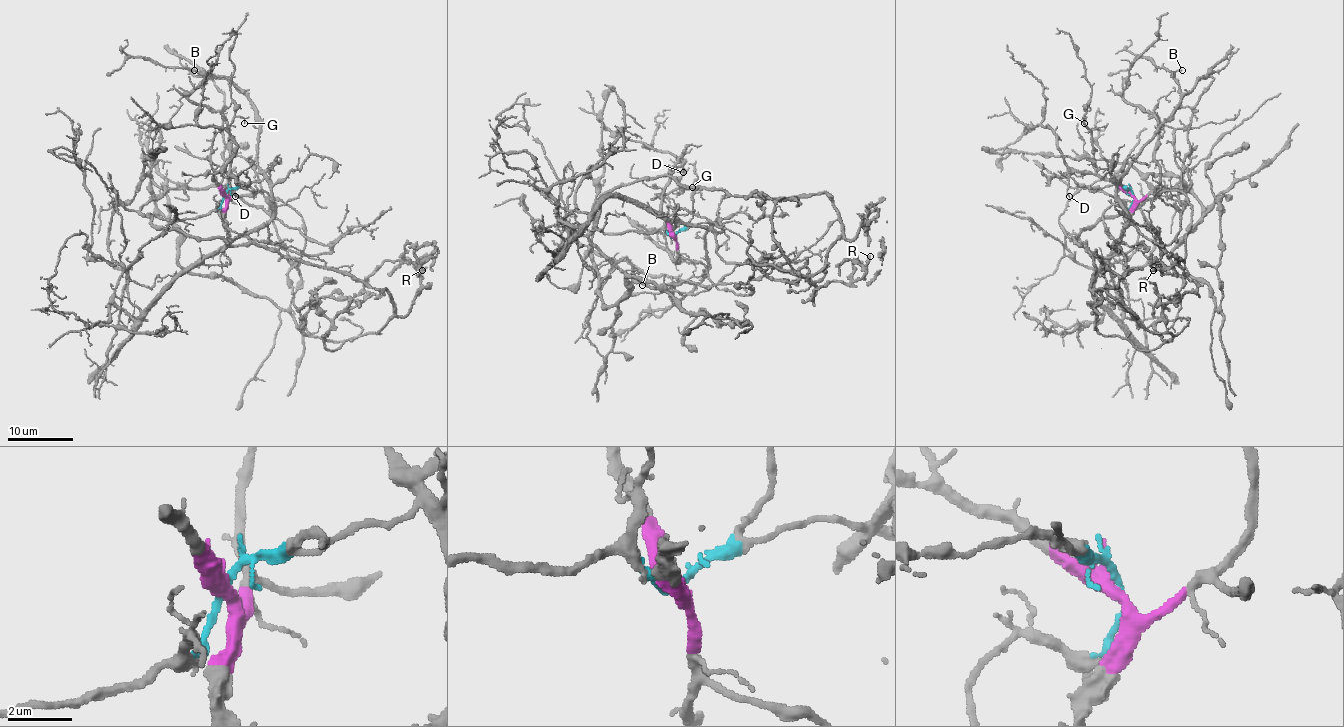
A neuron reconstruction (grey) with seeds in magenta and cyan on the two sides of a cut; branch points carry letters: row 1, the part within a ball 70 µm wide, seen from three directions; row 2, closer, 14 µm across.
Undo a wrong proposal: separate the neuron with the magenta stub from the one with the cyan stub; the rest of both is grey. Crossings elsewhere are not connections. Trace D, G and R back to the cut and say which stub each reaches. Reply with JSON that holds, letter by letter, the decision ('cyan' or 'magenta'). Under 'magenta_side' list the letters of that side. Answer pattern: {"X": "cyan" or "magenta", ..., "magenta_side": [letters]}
{"D": "magenta", "G": "magenta", "R": "cyan", "magenta_side": ["D", "G"]}

